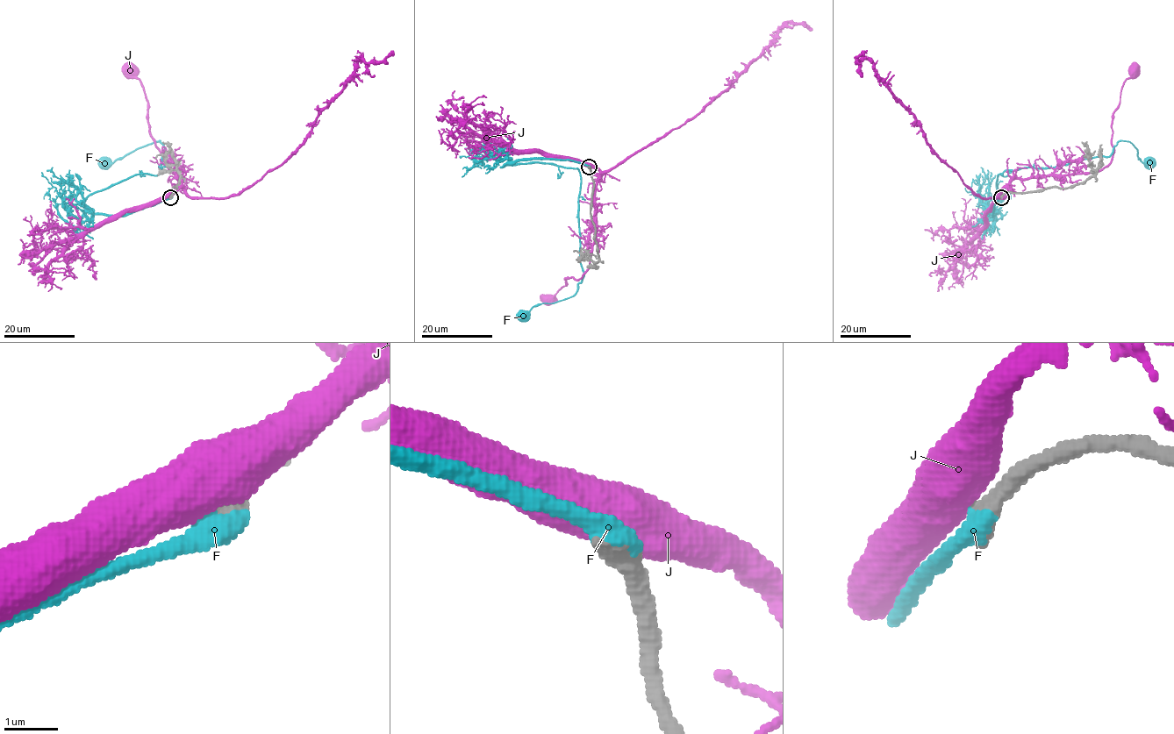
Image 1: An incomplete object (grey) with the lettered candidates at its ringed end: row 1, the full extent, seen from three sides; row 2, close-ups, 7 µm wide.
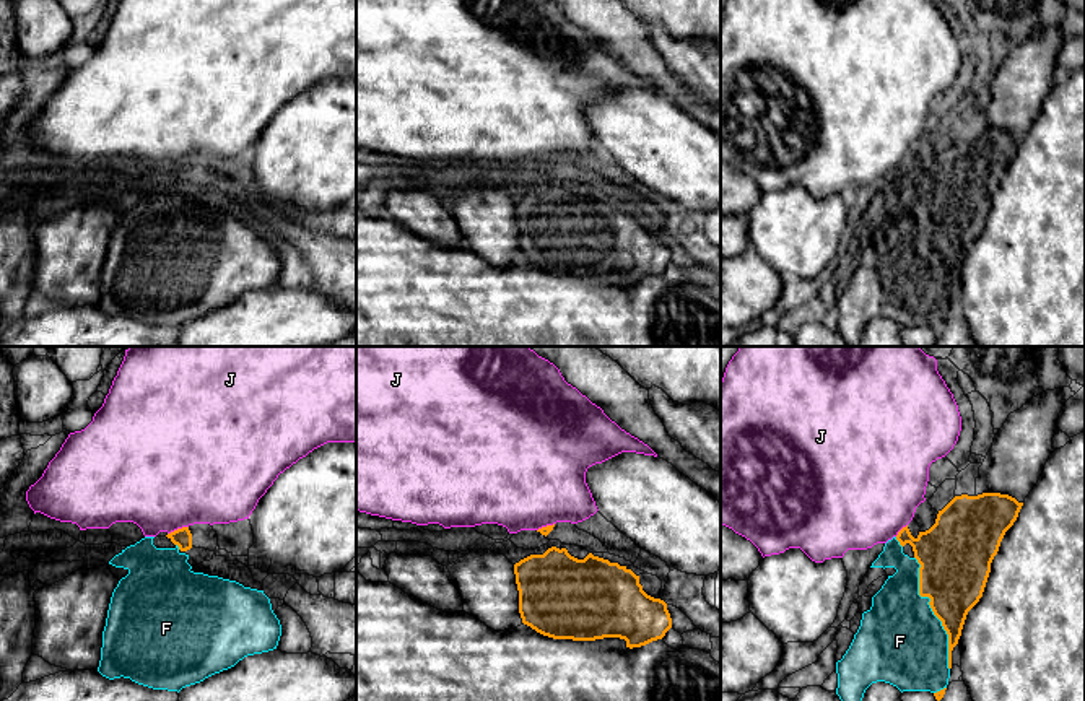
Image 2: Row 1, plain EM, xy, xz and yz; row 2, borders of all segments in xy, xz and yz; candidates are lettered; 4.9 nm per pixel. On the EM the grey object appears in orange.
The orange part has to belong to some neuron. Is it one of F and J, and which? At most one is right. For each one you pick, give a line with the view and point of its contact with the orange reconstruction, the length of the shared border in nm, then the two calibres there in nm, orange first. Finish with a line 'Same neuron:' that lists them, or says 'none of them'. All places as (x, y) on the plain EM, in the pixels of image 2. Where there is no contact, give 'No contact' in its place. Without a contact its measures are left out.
F: Touches orange at yz (932, 246). Shared border 600 nm. Thickness 340 nm (orange) against 440 nm
Same neuron: F

